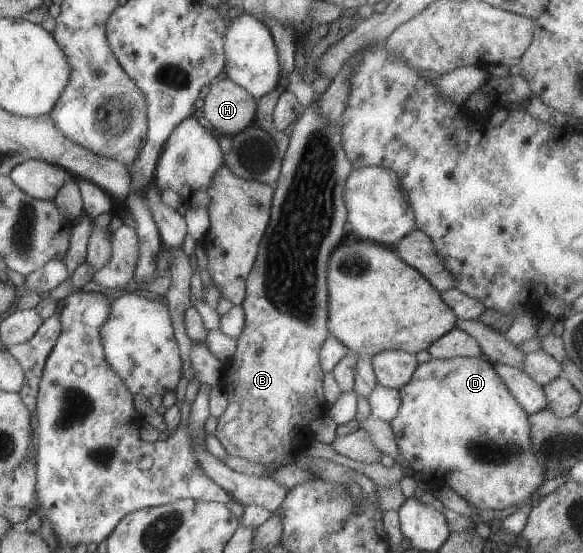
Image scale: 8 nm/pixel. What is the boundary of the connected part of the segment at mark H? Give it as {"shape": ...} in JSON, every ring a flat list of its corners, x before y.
{"shape":[[229,79,214,80,202,100,204,118,217,135,232,136,255,122,256,101]]}

